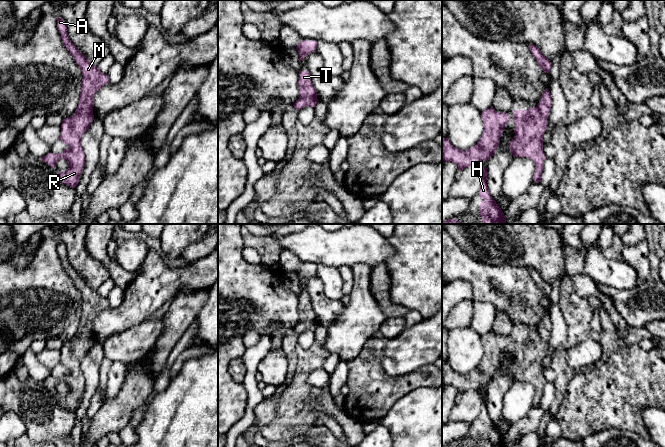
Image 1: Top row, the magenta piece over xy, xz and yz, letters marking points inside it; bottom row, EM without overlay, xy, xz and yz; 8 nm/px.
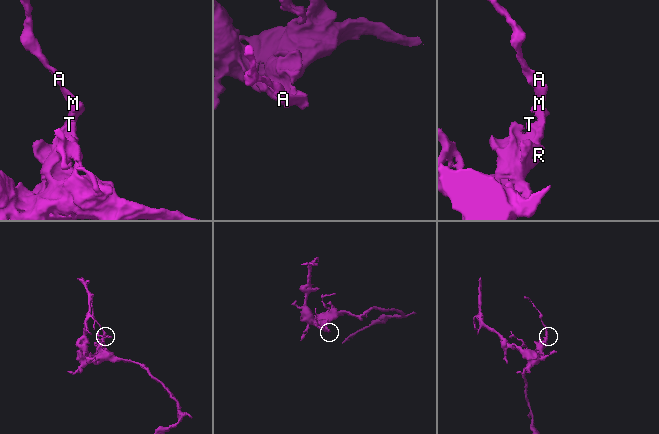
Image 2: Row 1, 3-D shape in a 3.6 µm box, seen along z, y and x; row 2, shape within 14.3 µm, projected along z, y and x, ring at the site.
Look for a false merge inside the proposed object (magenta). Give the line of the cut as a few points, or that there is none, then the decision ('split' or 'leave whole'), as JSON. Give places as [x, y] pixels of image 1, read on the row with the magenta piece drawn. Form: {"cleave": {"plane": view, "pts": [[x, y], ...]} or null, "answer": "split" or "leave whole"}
{"cleave": null, "answer": "leave whole"}

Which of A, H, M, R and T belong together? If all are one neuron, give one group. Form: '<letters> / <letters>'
A H M R T

